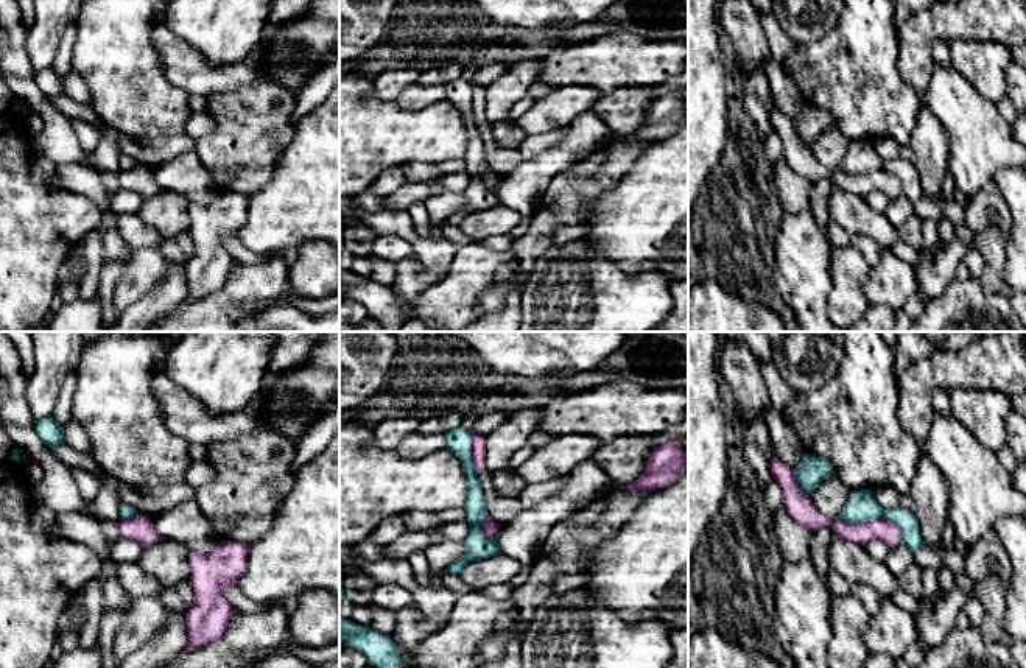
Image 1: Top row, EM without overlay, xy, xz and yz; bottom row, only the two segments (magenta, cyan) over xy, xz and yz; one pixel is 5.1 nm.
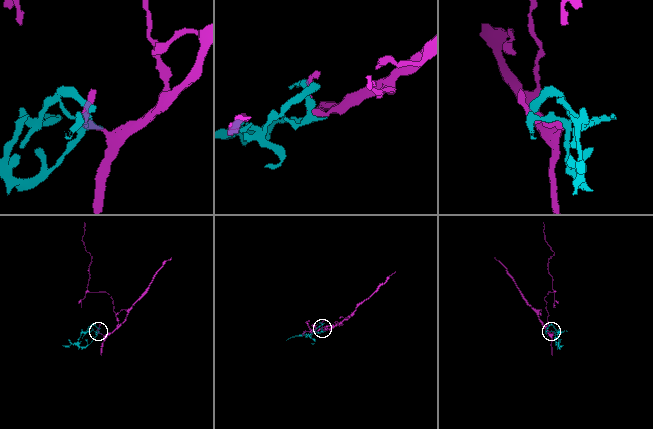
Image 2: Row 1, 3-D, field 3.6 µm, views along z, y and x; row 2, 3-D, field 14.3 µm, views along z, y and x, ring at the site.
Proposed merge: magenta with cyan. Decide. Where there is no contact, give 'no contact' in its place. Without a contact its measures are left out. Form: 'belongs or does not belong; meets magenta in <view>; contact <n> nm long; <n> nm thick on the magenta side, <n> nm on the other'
does not belong; meets magenta in yz; contact 340 nm long; 120 nm thick on the magenta side, 160 nm on the other

